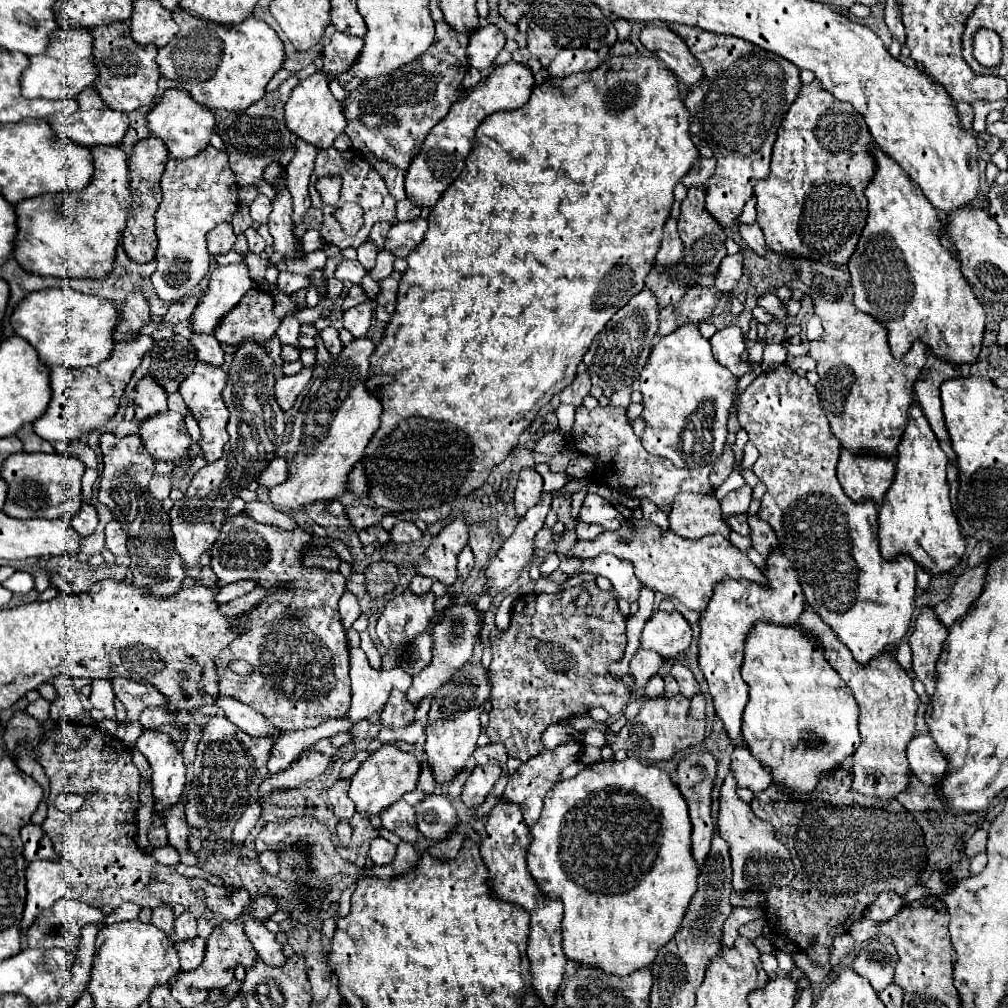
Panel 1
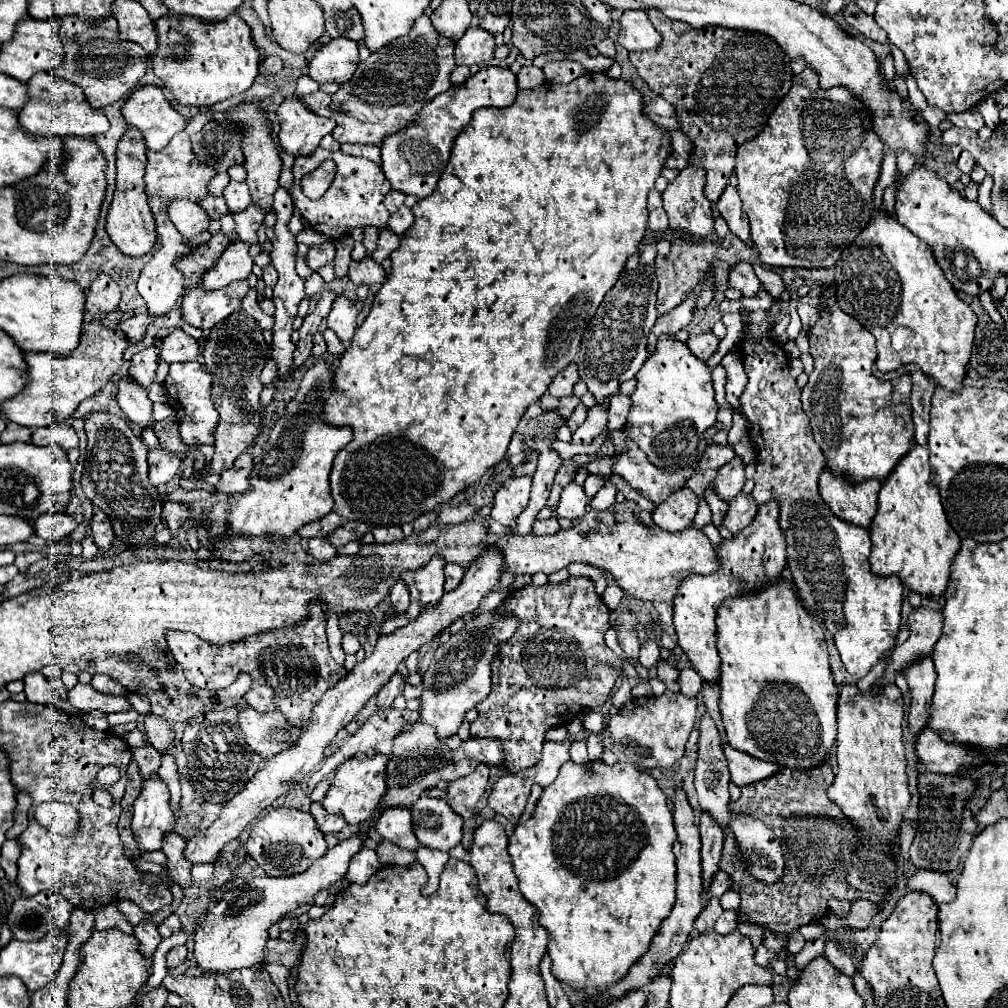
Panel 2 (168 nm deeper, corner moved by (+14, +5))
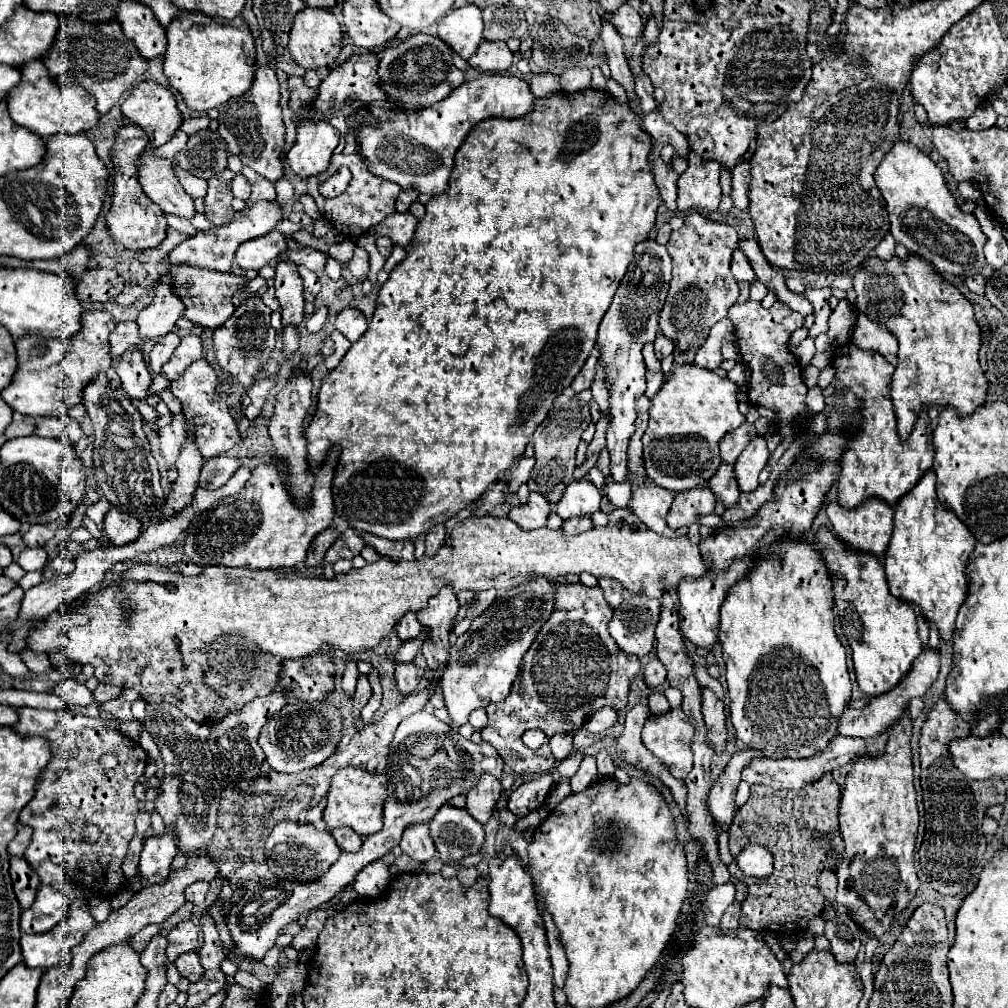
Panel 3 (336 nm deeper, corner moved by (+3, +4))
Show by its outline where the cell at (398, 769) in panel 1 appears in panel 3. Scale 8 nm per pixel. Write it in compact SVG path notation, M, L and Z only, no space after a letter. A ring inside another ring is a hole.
M344 767L334 773L330 789L326 793L324 823L326 831L336 827L350 827L358 835L368 837L382 827L382 803L386 799L386 777L382 773L368 773L356 767Z

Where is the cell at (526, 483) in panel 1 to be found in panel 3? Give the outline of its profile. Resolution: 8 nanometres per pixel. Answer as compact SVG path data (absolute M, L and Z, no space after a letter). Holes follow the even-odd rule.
M530 493L528 505L520 505L512 509L508 517L514 523L518 523L524 531L534 531L546 525L550 513L552 513L552 503L548 503L548 499L540 493Z

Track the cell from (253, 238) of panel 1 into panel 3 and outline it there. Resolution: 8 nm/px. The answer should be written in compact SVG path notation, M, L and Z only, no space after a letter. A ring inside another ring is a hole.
M242 167L242 175L252 183L252 195L250 195L250 203L258 203L258 201L274 201L276 199L276 191L274 191L274 183L270 183L266 177L260 177L260 173L256 173L250 167Z

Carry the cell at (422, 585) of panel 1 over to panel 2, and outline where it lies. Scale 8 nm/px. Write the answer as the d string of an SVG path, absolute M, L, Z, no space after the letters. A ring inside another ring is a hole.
M397 580L397 584L393 584L393 588L391 588L391 604L393 604L397 614L401 614L401 612L405 612L409 608L409 604L411 604L409 602L409 588L405 588L403 580Z

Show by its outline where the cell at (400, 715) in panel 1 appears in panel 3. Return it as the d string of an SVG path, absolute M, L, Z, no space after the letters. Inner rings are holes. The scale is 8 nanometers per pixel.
M400 663L396 667L396 685L404 695L414 693L422 677L424 677L424 669L418 669L414 663Z

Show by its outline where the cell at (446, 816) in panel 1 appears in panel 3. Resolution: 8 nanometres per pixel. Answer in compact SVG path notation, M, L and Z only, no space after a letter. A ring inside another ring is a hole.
M444 805L428 825L442 861L476 855L484 845L484 825L466 809Z

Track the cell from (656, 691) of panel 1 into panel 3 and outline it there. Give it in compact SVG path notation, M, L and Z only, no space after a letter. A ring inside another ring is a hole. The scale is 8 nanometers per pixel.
M656 691L656 693L652 693L650 699L648 699L648 707L650 707L650 711L652 711L654 715L660 715L660 713L666 713L666 711L670 709L670 703L668 703L668 699L666 699L660 691Z

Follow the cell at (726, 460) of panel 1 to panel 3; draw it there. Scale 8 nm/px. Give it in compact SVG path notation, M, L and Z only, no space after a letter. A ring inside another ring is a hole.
M742 423L736 431L732 433L726 433L720 441L720 455L722 455L722 461L734 465L738 455L742 453L744 445L748 445L748 441L756 435L756 429L752 423Z

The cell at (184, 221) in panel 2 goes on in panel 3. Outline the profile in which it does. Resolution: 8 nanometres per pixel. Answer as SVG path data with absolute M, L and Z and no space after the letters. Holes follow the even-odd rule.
M148 147L138 157L138 181L144 193L160 205L164 213L192 219L194 217L194 199L182 189L176 181L176 173L170 161L154 155L154 147Z

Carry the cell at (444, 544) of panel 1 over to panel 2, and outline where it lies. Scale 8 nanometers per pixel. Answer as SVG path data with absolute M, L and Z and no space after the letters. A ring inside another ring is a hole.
M433 556L425 568L417 568L417 572L403 572L401 580L409 586L411 600L421 602L423 608L437 604L443 596L443 568L445 560L441 560L441 556Z

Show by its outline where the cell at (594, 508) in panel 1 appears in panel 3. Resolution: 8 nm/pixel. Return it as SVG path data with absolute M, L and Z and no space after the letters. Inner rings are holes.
M572 479L562 495L562 499L556 503L556 513L562 519L578 517L578 515L592 515L600 509L602 495L592 485L590 479Z

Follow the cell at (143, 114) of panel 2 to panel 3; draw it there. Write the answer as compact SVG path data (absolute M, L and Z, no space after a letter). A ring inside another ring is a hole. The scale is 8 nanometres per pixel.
M156 81L136 85L120 111L130 123L146 131L152 147L168 143L182 123L174 95Z

